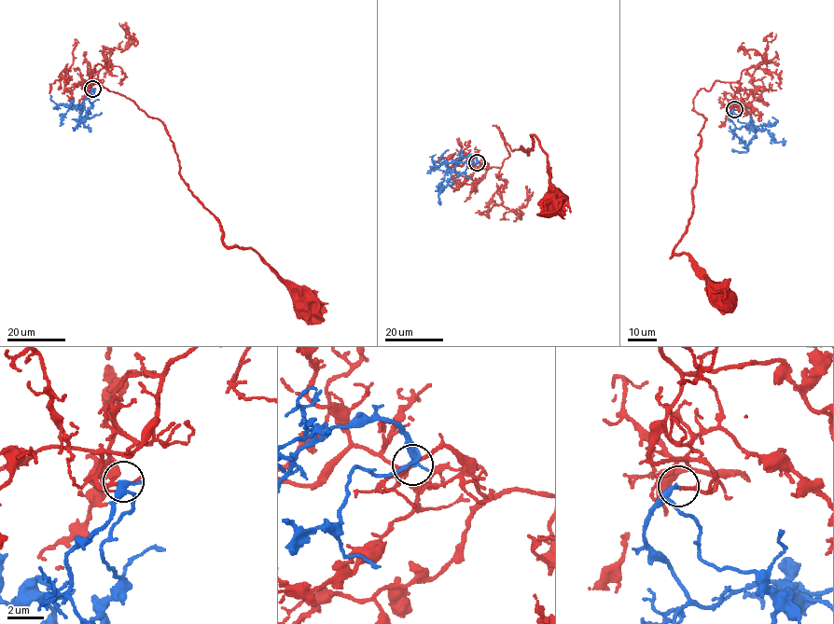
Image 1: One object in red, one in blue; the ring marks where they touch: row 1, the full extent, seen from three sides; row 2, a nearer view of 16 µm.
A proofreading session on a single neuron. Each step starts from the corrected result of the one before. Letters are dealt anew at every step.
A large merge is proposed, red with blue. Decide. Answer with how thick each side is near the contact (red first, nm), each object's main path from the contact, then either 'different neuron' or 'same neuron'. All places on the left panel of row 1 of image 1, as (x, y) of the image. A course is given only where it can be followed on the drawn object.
170 nm thick on the red side, 380 nm on the other; red runs (92, 89), (108, 60), (90, 80), (163, 124), (223, 242), (254, 249), (301, 300); blue runs (92, 89), (82, 107), (79, 104), (78, 107), (81, 122), (90, 127); same neuron

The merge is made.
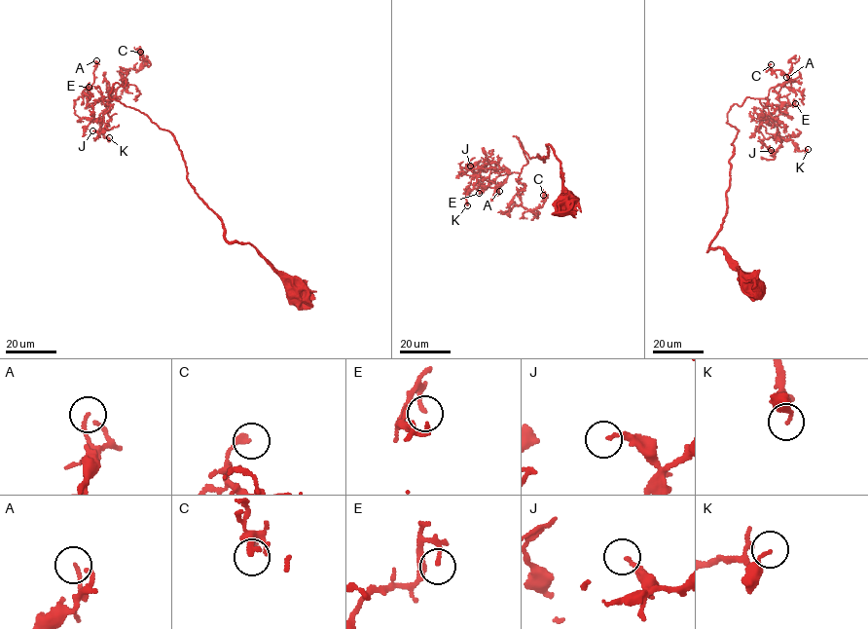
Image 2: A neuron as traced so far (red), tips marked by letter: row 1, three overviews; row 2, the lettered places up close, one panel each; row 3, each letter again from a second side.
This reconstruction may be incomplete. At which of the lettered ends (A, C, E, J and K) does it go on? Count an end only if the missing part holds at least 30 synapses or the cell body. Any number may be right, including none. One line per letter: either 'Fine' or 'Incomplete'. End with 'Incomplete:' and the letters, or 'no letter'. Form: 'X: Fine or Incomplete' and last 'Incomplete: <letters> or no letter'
A: Fine
C: Fine
E: Fine
J: Fine
K: Fine
Incomplete: no letter

